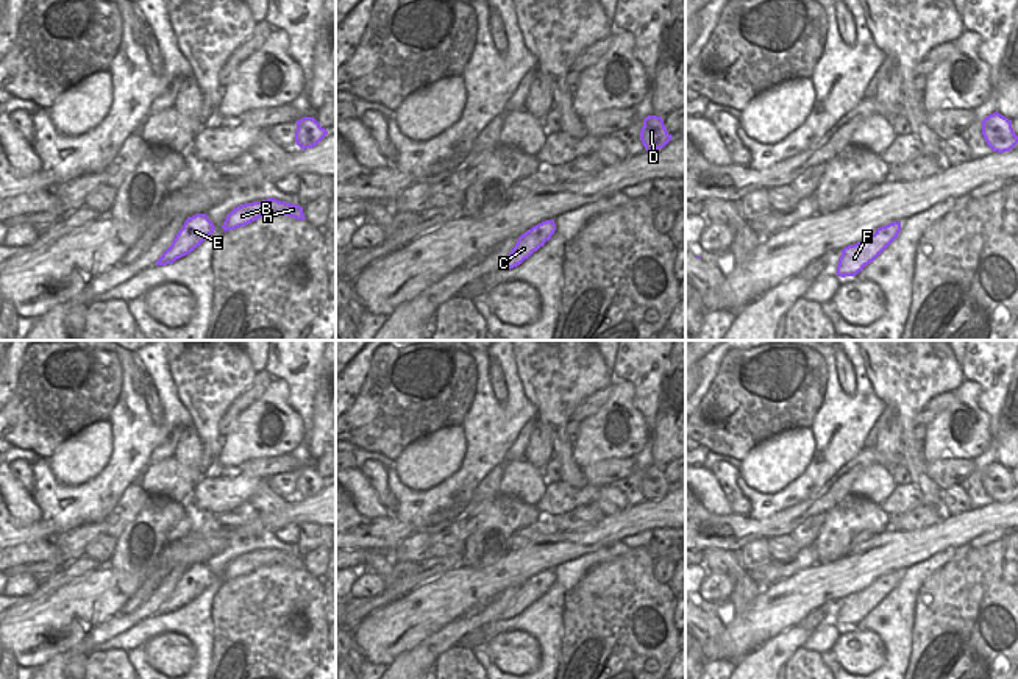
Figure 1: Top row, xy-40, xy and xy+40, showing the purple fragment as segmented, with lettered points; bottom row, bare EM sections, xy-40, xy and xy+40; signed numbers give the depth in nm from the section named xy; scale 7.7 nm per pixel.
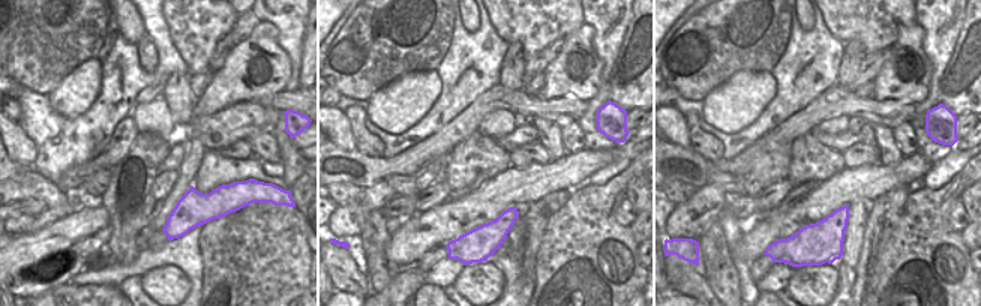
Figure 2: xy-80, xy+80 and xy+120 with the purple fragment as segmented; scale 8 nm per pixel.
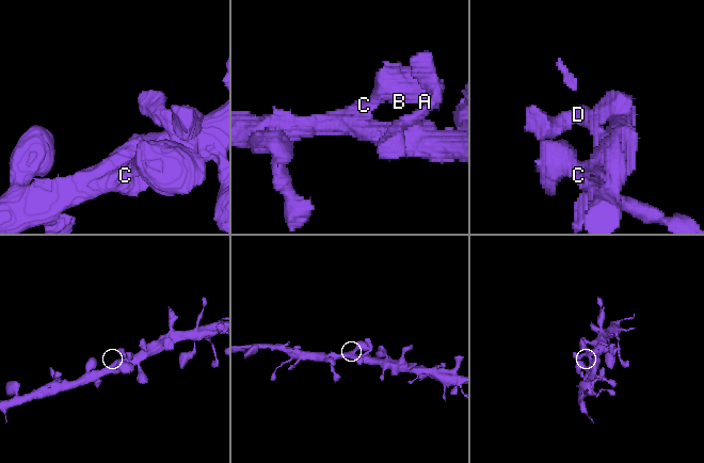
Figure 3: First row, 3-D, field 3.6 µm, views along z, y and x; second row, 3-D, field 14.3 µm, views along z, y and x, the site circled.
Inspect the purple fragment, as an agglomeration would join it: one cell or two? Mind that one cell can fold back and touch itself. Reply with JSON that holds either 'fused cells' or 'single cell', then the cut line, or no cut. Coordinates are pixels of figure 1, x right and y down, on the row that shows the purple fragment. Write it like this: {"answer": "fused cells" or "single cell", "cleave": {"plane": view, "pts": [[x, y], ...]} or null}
{"answer": "single cell", "cleave": null}

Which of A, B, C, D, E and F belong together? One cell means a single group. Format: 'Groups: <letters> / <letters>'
Groups: A B C D E F.

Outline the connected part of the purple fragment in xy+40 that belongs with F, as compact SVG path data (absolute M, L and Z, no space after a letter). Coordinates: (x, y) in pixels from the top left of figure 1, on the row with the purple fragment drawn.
M893 222L877 228L865 240L845 247L838 259L837 276L856 276L898 237L899 231L901 222Z

